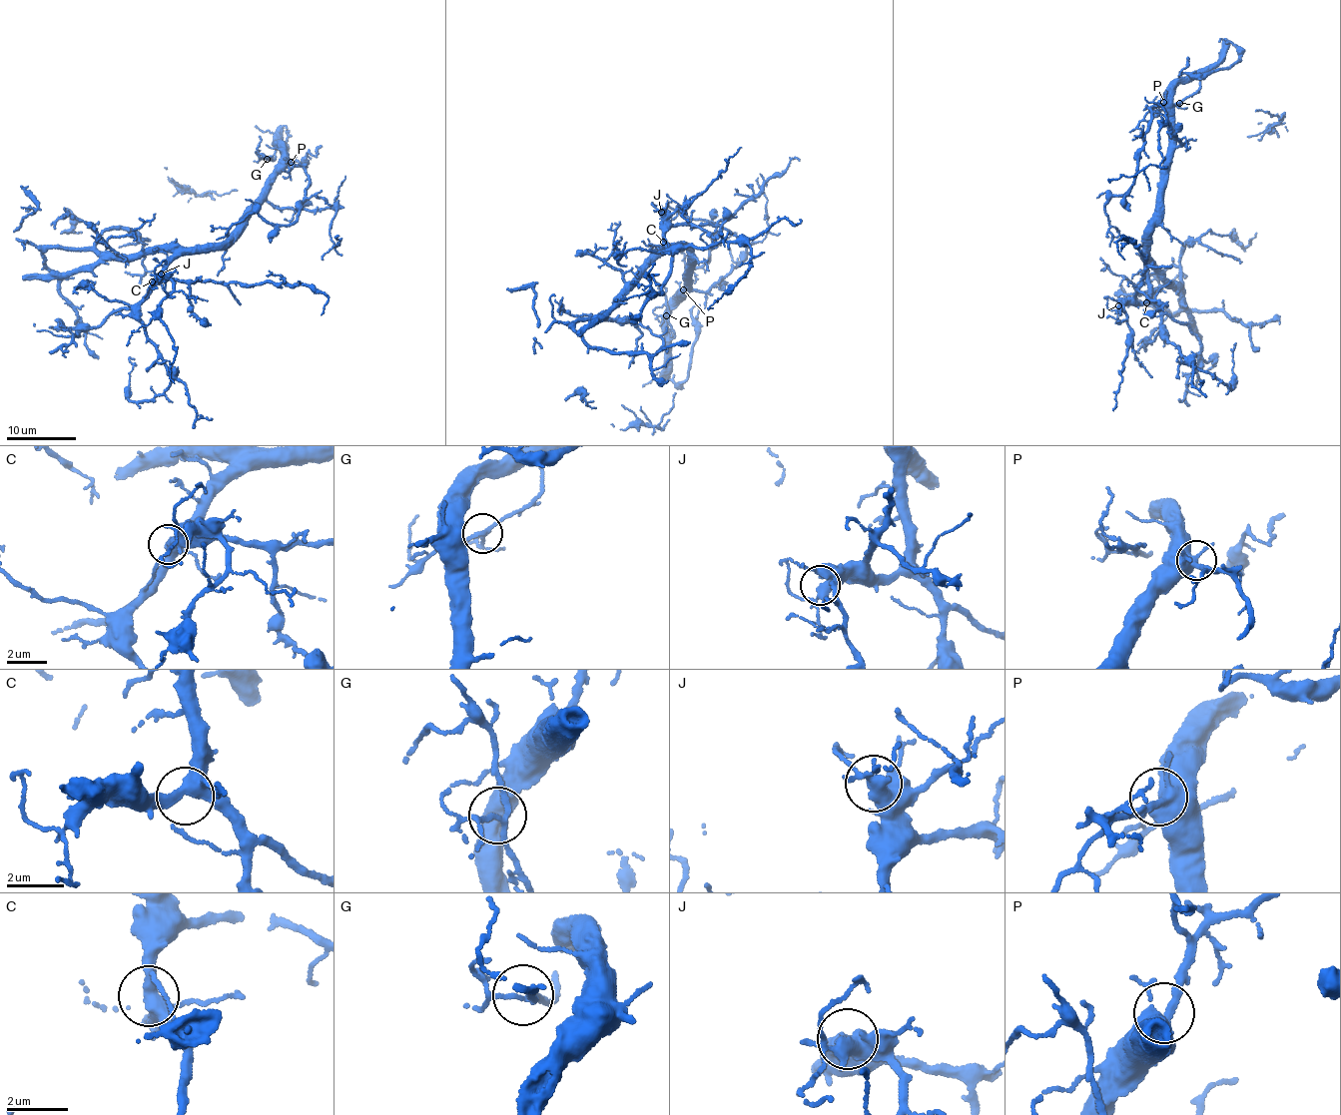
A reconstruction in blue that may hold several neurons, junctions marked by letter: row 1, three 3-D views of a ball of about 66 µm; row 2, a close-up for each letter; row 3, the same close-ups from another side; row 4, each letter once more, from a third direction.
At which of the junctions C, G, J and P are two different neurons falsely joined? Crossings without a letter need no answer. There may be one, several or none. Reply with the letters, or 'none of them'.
none of them

